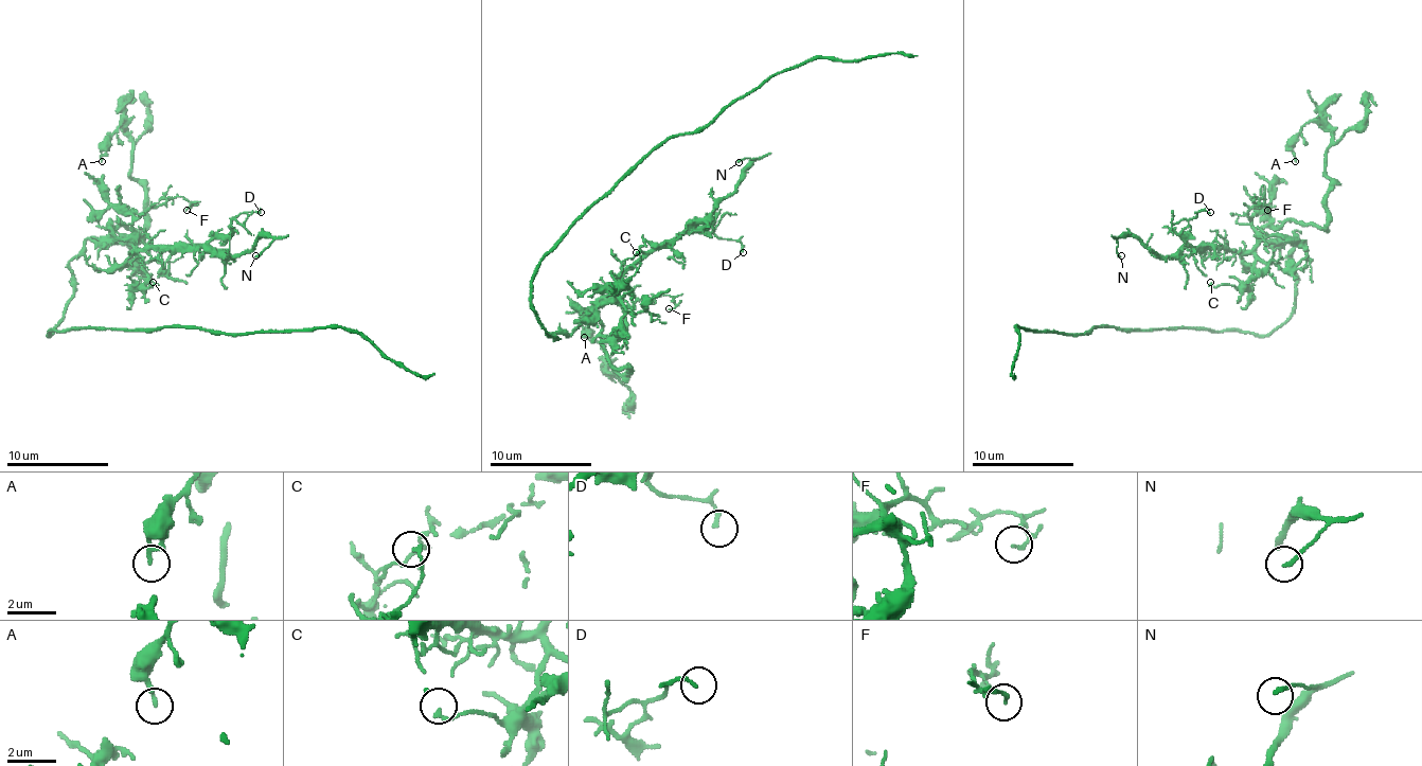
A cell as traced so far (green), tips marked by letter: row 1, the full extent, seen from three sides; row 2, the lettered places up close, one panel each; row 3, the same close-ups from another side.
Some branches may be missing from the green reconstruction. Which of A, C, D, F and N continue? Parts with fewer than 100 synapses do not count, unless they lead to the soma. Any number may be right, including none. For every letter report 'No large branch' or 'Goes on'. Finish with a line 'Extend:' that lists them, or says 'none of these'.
A: No large branch
C: No large branch
D: No large branch
F: No large branch
N: No large branch
Extend: none of these

